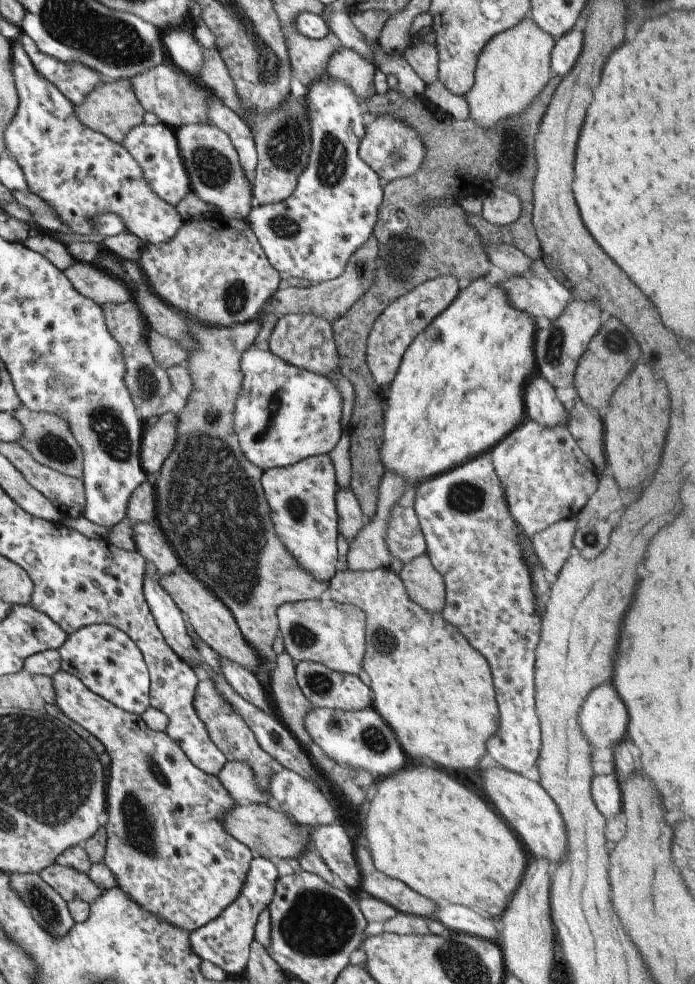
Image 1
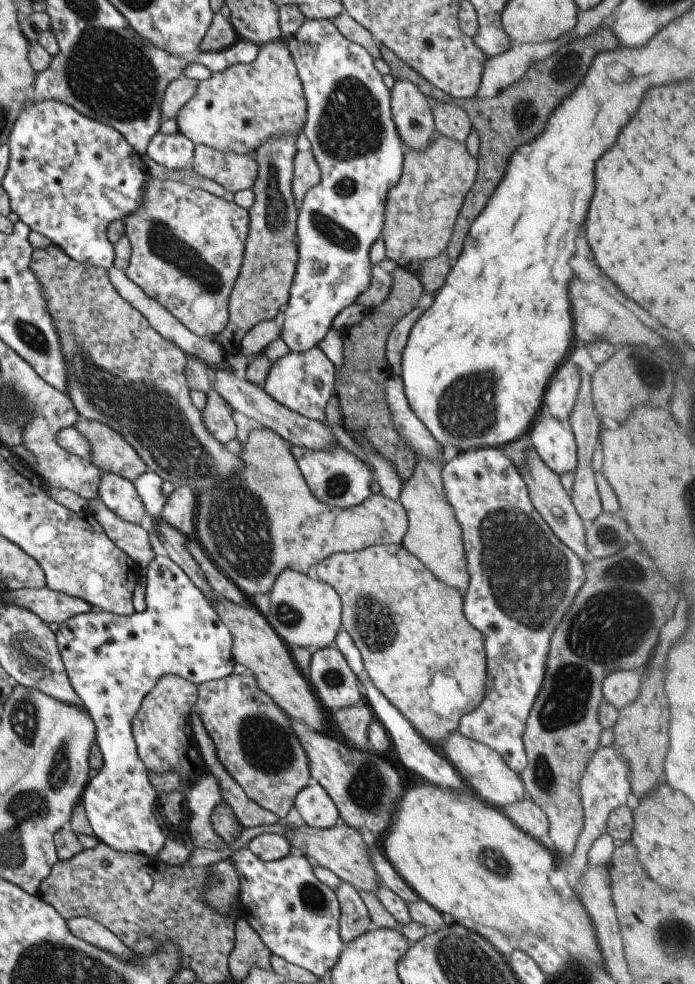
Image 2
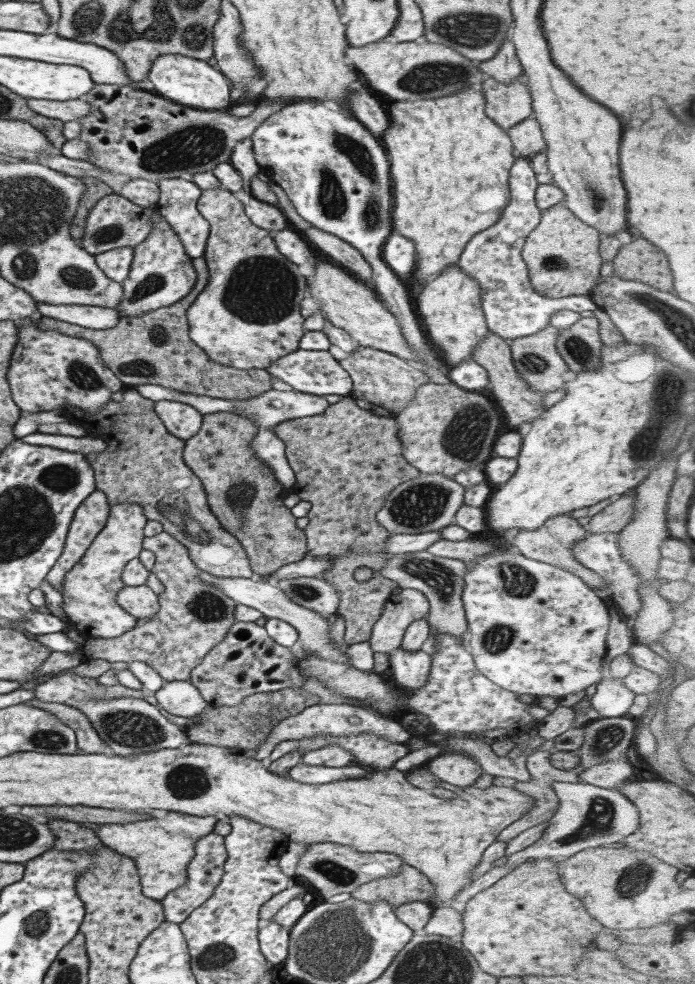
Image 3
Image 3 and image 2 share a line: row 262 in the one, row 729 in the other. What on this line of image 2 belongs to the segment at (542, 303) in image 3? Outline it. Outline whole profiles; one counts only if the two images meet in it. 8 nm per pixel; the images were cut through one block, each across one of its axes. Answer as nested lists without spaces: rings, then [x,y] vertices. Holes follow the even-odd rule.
[[[530,446],[520,452],[515,452],[512,456],[512,462],[514,463],[503,454],[501,447],[468,449],[467,451],[460,451],[452,460],[446,461],[442,471],[443,485],[448,504],[453,508],[456,520],[463,530],[463,545],[466,551],[469,572],[469,587],[466,590],[466,594],[464,594],[464,612],[469,623],[484,635],[485,651],[487,654],[487,681],[484,698],[472,712],[467,712],[464,716],[460,717],[457,730],[464,736],[472,740],[477,740],[478,742],[483,742],[490,748],[493,748],[502,757],[502,760],[519,776],[527,765],[527,754],[523,734],[525,733],[529,712],[544,682],[549,655],[549,644],[557,626],[561,624],[565,612],[572,606],[577,593],[584,586],[586,564],[586,562],[553,533],[550,525],[540,516],[540,513],[530,500],[527,486],[517,468],[523,467],[523,464],[527,463],[527,452],[532,449],[534,448]]]

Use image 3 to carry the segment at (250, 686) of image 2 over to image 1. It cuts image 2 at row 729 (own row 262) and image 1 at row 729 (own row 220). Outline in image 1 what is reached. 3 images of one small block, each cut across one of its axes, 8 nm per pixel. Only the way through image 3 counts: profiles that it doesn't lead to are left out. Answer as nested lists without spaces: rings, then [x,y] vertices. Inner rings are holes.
[[[201,677],[195,692],[194,710],[196,710],[198,718],[204,722],[210,740],[216,744],[224,757],[228,761],[244,761],[244,764],[248,764],[254,772],[254,780],[256,780],[258,788],[269,794],[270,778],[274,776],[277,768],[274,758],[260,748],[260,744],[254,738],[254,732],[248,728],[248,724],[244,722],[243,718],[240,718],[240,714],[224,700],[224,696],[218,694],[218,690],[210,678]]]

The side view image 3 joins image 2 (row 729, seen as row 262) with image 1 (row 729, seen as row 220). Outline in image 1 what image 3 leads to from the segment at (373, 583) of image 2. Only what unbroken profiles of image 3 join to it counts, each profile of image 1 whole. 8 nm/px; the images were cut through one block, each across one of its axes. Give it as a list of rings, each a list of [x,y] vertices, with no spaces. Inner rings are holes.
[[[389,568],[337,572],[329,590],[335,602],[356,606],[366,616],[364,672],[370,677],[372,707],[396,734],[403,752],[416,760],[430,758],[438,766],[454,772],[479,768],[479,761],[488,754],[488,740],[496,734],[500,722],[494,680],[486,658],[441,613],[428,612],[414,604],[400,576]]]

